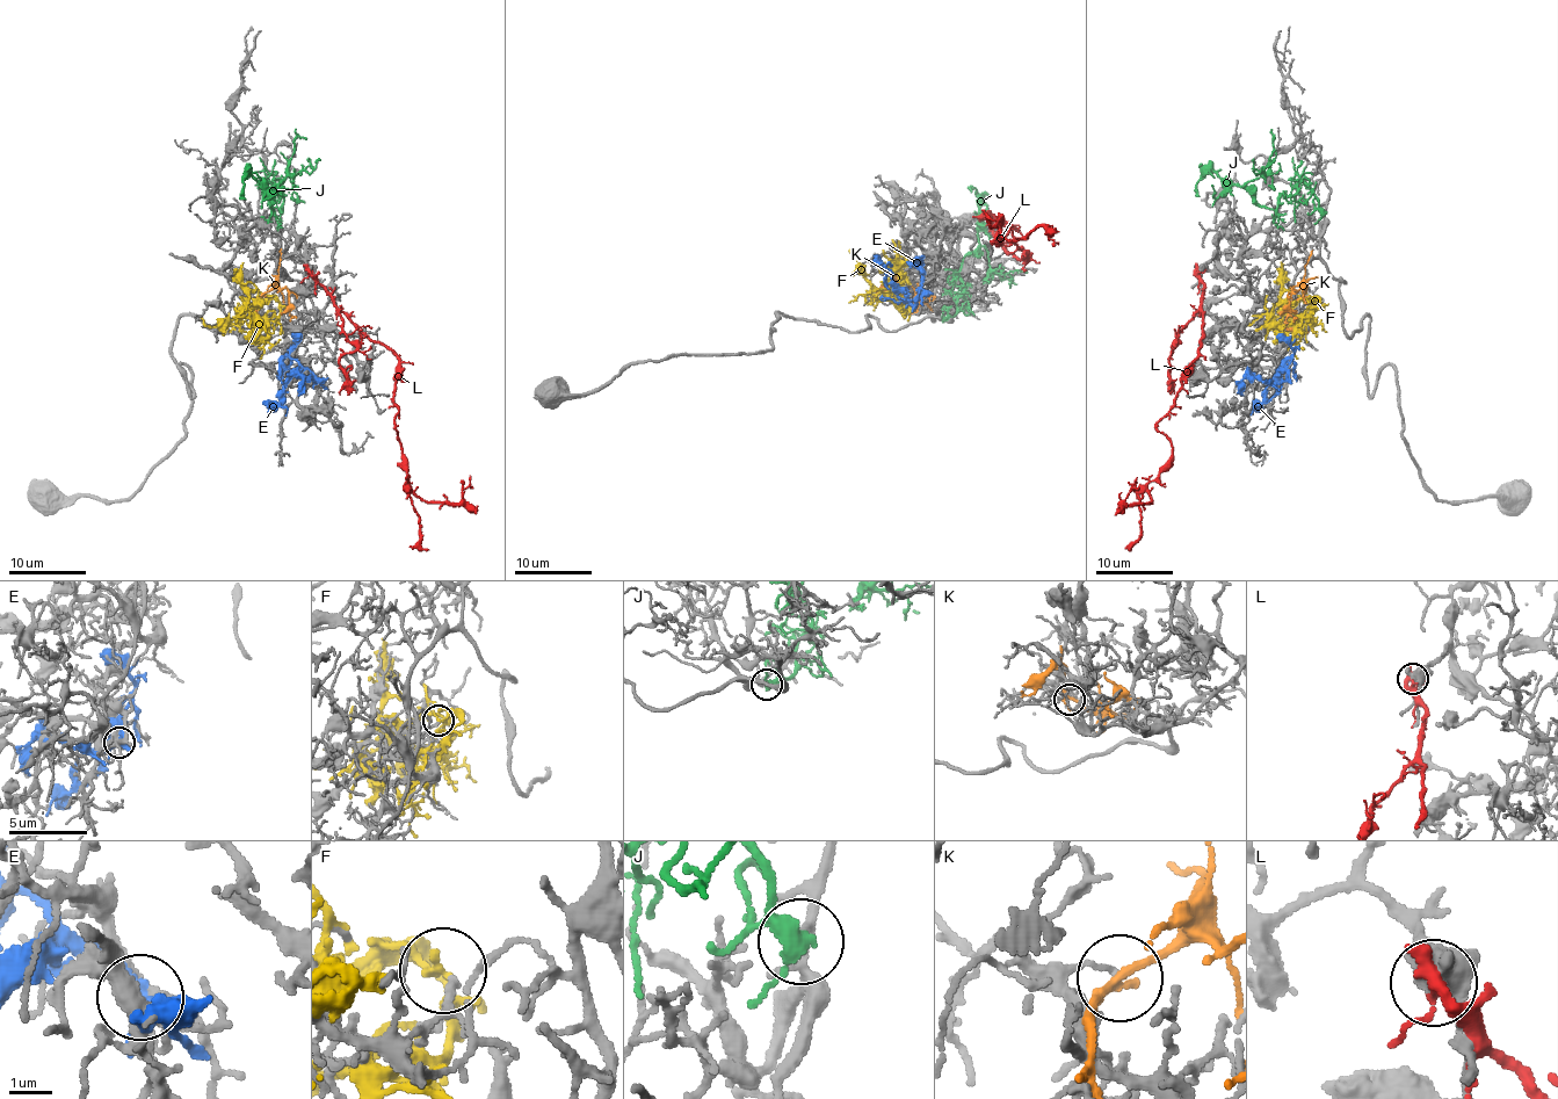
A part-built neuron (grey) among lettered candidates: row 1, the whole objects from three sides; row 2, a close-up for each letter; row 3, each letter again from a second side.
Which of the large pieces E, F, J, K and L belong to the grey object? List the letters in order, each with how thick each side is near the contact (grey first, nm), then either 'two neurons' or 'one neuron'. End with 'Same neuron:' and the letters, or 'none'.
E: 240 nm thick on the grey side, 240 nm on the other; two neurons
F: 100 nm thick on the grey side, 200 nm on the other; two neurons
J: 170 nm thick on the grey side, 300 nm on the other; one neuron
K: 130 nm thick on the grey side, 200 nm on the other; two neurons
L: 500 nm thick on the grey side, 240 nm on the other; two neurons
Same neuron: J

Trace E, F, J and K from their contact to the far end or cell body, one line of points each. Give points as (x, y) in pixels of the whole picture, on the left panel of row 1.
E: (314, 377), (309, 369), (298, 370), (284, 382), (280, 405), (288, 409), (284, 414)
F: (279, 299), (274, 297), (280, 310), (267, 322), (266, 337), (259, 333), (251, 315), (249, 326)
J: (279, 211), (283, 197), (273, 181), (272, 209), (270, 188), (249, 174), (246, 200)
K: (261, 294), (273, 289), (285, 289), (288, 310), (296, 318)

